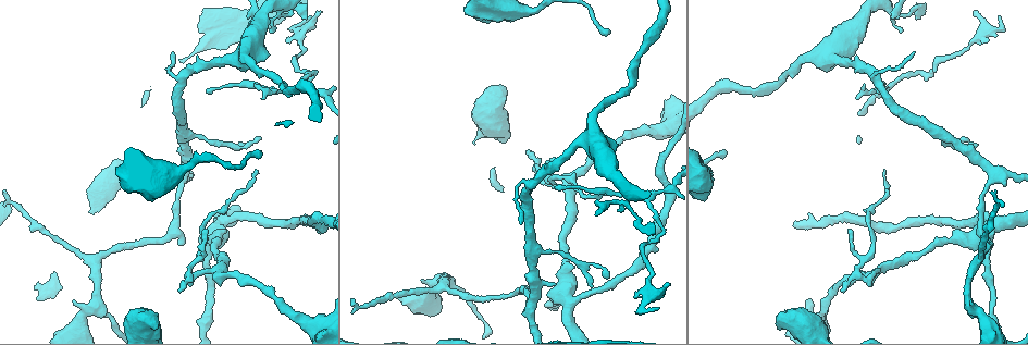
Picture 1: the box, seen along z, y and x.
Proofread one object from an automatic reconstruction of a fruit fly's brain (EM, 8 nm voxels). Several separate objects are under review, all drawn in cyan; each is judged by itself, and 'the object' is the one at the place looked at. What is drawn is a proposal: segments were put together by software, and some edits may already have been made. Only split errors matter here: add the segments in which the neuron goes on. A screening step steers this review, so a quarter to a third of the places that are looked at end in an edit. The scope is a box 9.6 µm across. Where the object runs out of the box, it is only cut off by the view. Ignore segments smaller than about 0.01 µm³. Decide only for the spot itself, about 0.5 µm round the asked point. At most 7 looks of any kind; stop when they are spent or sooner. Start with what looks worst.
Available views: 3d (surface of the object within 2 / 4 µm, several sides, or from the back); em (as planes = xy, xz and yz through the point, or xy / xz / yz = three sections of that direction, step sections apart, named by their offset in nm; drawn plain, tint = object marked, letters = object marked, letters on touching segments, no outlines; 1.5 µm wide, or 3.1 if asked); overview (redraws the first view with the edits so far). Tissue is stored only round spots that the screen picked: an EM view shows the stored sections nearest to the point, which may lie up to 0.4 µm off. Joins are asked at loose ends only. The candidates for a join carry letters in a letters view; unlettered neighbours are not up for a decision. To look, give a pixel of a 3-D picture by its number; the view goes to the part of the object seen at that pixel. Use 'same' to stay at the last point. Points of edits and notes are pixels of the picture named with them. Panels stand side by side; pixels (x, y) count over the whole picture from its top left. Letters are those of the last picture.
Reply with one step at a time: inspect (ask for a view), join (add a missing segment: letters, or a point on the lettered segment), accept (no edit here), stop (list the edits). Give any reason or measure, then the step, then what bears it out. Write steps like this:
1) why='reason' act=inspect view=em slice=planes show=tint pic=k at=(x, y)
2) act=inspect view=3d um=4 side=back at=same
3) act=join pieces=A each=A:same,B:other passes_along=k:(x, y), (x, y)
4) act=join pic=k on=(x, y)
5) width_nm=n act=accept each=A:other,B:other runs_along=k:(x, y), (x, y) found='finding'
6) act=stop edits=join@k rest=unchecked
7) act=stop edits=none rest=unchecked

why='branch stops here' act=inspect view=3d um=4 pic=1 at=(607, 32)

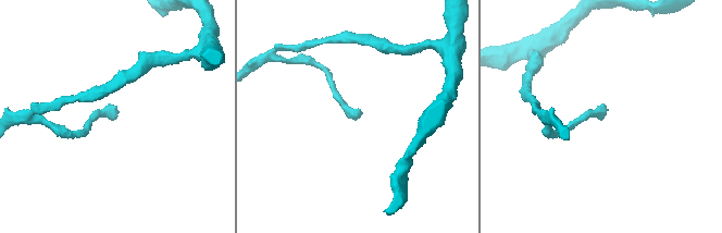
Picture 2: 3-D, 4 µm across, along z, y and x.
why='need the tissue' act=inspect view=em slice=planes show=tint pic=2 at=(357, 113)

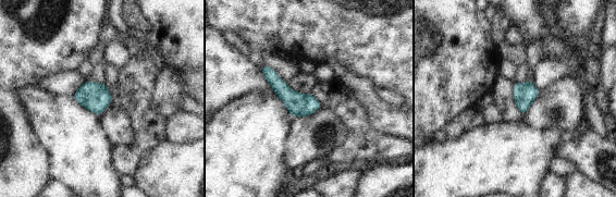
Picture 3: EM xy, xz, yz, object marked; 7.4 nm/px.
why='see the neighbours' act=inspect view=em slice=planes show=letters at=same

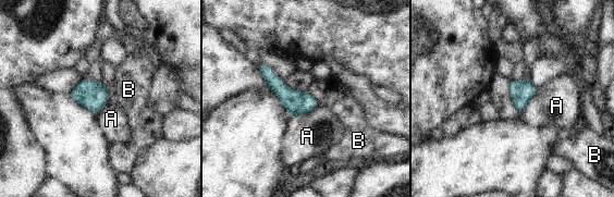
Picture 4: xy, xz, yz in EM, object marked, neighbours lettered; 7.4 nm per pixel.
act=accept each=A:other,B:other runs_along=4:(261, 65), (295, 102), (315, 102) found='none of them fits'

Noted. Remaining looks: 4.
why='an open end' act=inspect view=em slice=planes show=letters pic=1 at=(976, 145)

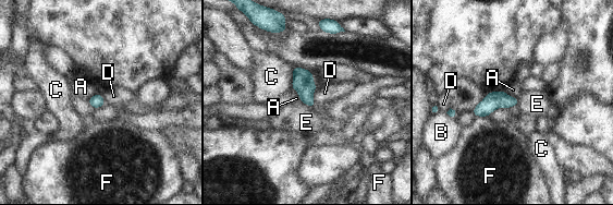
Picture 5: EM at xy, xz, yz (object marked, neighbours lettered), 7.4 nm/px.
width_nm=100 act=accept each=A:other,B:other,C:other,D:other,E:other,F:other border=5:(302, 101), (310, 107) found='no lettered segment goes on from it'

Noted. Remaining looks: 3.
why='an open end' act=inspect view=3d um=2 pic=1 at=(207, 90)

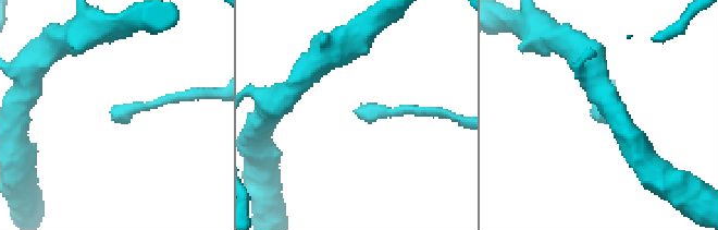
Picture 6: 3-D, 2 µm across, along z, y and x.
why='shape alone is not enough' act=inspect view=em slice=xz step=8 show=letters pic=6 at=(600, 117)

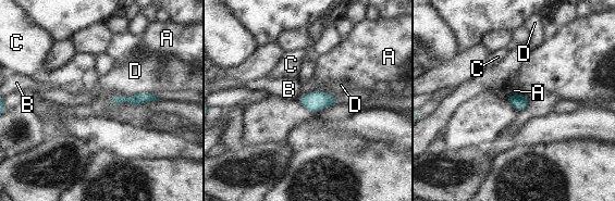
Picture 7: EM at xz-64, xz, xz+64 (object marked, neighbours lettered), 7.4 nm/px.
act=inspect view=em slice=planes show=letters at=same

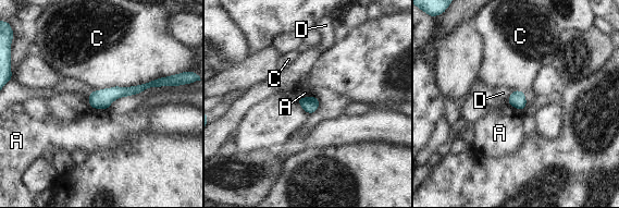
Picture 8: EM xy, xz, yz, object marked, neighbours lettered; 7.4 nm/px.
longest_contact=C:600nm act=accept each=A:other,C:other,D:other runs_along=8:(160, 81), (90, 100) found='none of them fits'

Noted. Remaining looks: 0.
act=stop edits=none rest=unchecked

